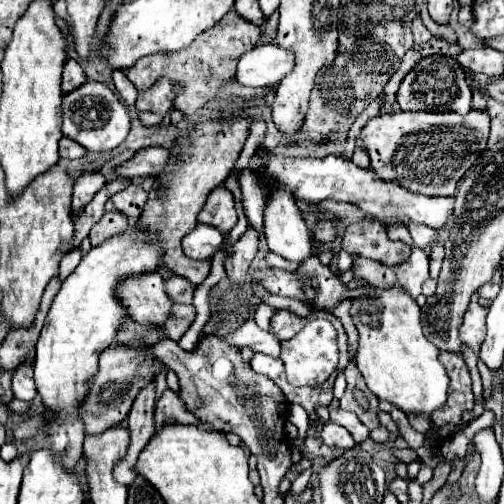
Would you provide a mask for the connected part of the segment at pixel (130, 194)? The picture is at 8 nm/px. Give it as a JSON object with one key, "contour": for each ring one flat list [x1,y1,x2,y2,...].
{"contour":[[130,184,126,190,114,194,110,200,114,202,118,212,126,214,128,218,138,218,142,214,146,198,148,198,148,194,144,192,144,188,140,184]]}

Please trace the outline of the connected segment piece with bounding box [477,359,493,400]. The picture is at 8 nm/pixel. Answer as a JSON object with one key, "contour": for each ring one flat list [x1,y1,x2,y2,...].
{"contour":[[477,360,477,367,481,376,483,385,483,399,488,400,491,397,493,378,490,369,480,360]]}

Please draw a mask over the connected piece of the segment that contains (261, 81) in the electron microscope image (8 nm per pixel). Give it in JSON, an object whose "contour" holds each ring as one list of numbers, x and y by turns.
{"contour":[[268,44,256,46,254,50,242,54,238,62,238,84,252,88,276,86,294,66,294,56,286,50]]}

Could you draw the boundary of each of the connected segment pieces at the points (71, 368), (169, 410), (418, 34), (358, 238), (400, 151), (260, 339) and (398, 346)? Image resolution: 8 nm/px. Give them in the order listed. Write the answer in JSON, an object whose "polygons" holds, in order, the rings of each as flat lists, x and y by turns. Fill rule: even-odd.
{"polygons":[[[130,226,126,234,114,236,106,244,92,248,82,258,78,268,64,280,40,332,34,362,36,390,44,406,54,412,48,422,50,450,70,470,74,470,74,466,82,458,82,442,86,434,84,422,78,416,80,406,90,394,90,380,98,372,98,356,114,342,114,336,126,316,126,308,120,306,114,296,114,286,118,278,126,274,152,272,158,268,162,250,158,250,158,246,150,242,150,238,154,238,154,234]],[[166,390,164,396,160,398,158,406,156,406,156,430,160,430,162,424,164,424,168,418,174,418,174,420,180,422,180,424,196,424,196,426,202,426,202,428,212,428,212,426,200,422,194,414,190,414,190,412,184,408,180,396,174,394,172,390]],[[416,18,412,22,412,34,414,34,414,46,422,46,424,42,428,42,432,38,432,32,422,24,420,18]],[[370,218,358,224,350,224,342,238,346,238,346,250,350,254,372,258,386,266,406,262,412,250,404,242,388,240,386,228,378,220,370,220]],[[470,110,466,116,456,112,394,112,372,118,356,144,364,144,370,154,370,168,380,178,390,178,400,186,406,186,410,192,426,194,426,196,454,196,456,184,464,176,464,172,474,164,474,160,482,154,488,142,490,132,490,116,482,110]],[[254,318,244,322,242,328,232,330,228,336,224,336,224,340,232,342,232,346,238,346,238,348,250,346,254,352,262,352,274,358,280,356,280,340,272,332,258,328]],[[368,286,364,294,352,300,350,316,358,330,356,364,368,388,380,400,392,402,406,414,432,414,442,408,450,380,438,362,440,350,422,332,416,300,402,286]]]}

